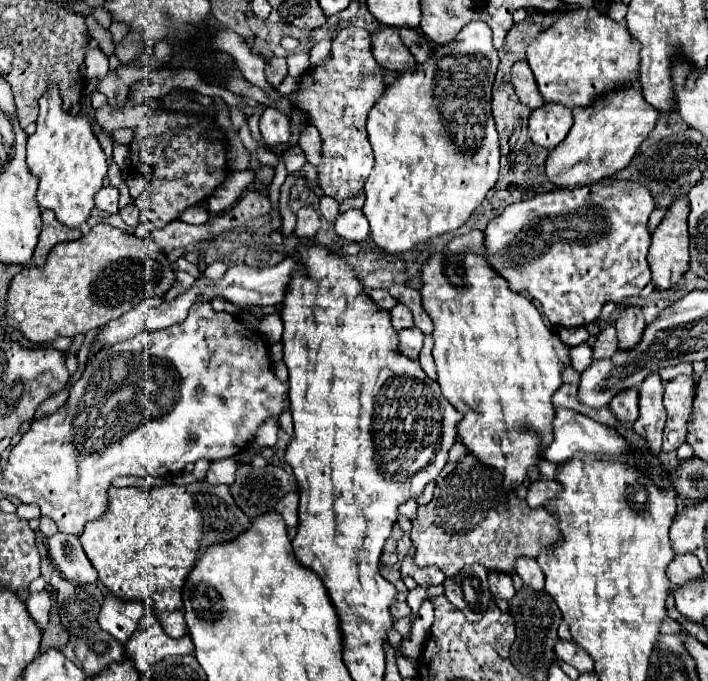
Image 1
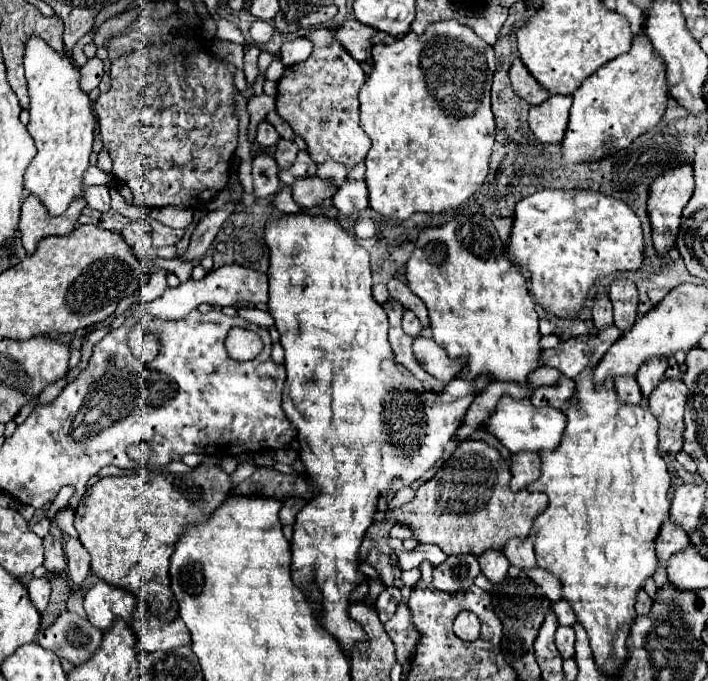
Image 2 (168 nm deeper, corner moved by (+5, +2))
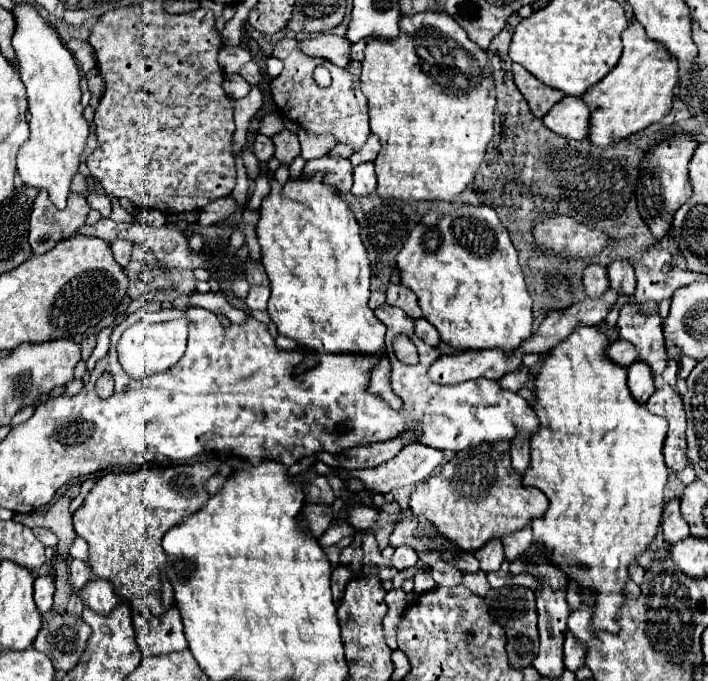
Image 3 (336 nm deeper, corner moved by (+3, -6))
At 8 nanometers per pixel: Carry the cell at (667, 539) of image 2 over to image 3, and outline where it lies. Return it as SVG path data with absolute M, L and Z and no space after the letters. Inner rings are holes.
M673 499L665 505L663 509L663 521L661 521L661 527L663 527L663 535L665 535L665 541L669 545L675 545L679 541L683 541L685 537L689 537L689 525L685 523L685 519L681 517L679 513L679 501Z

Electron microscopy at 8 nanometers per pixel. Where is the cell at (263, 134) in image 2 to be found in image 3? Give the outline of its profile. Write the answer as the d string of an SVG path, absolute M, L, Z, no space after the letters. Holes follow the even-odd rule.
M257 135L255 139L255 157L259 161L269 161L273 157L273 141L265 135Z

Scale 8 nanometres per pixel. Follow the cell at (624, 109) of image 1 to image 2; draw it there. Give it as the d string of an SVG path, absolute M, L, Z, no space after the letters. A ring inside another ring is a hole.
M645 31L633 35L631 49L625 55L603 65L573 93L569 129L563 139L563 165L599 161L619 149L629 147L633 139L653 129L663 117L669 101L665 65L655 53Z

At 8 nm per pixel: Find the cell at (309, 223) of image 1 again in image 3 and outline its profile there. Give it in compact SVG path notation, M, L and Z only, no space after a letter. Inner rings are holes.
M341 157L311 159L311 161L305 163L301 177L313 177L317 173L323 173L325 185L333 187L341 195L345 195L351 189L353 167L351 167L349 159L341 159Z

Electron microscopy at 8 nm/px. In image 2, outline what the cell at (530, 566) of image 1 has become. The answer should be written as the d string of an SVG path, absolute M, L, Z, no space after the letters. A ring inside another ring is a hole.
M529 537L523 541L517 541L517 539L507 541L507 545L503 547L503 553L509 559L509 563L519 569L531 569L537 565L535 553L533 553L533 541Z

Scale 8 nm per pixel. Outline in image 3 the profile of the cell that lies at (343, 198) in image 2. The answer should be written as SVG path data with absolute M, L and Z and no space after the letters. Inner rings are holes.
M363 163L353 169L351 193L355 197L365 197L365 195L373 193L375 187L377 187L377 179L375 179L375 171L373 171L373 163Z

